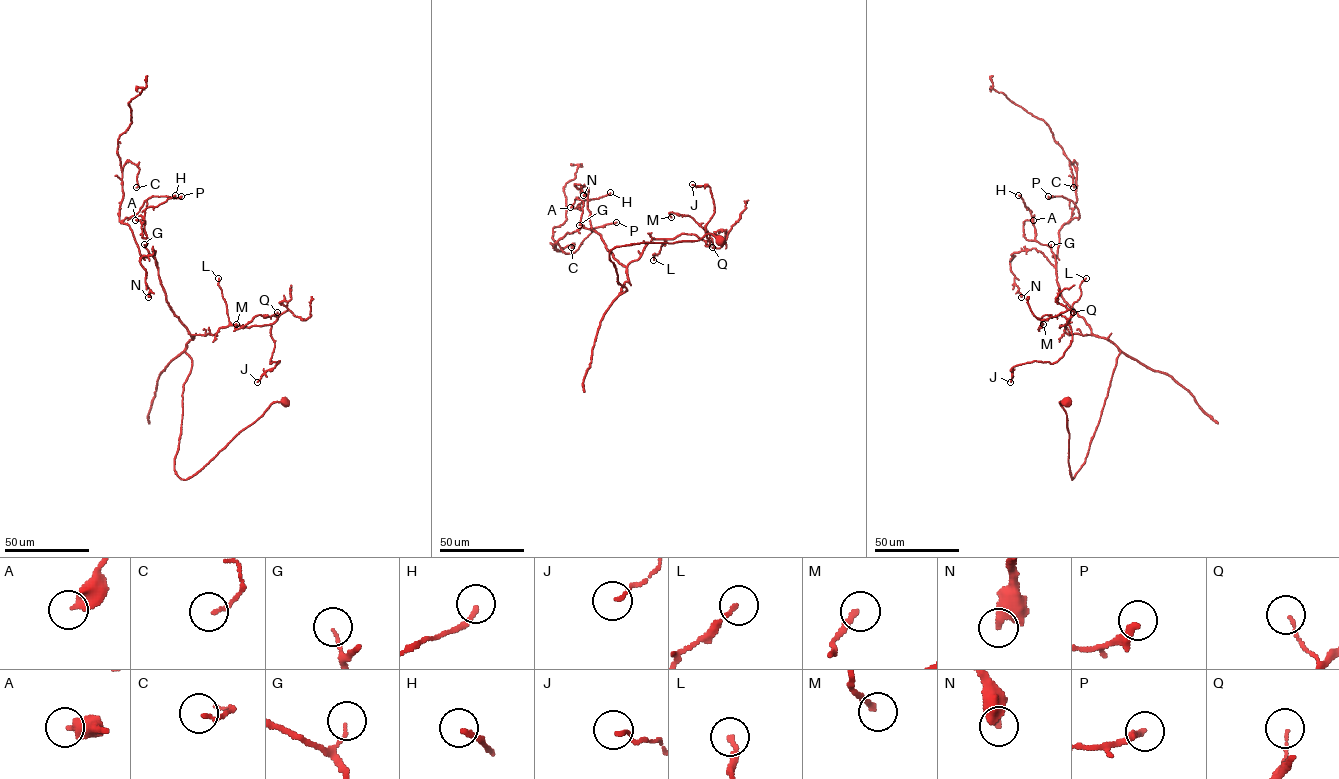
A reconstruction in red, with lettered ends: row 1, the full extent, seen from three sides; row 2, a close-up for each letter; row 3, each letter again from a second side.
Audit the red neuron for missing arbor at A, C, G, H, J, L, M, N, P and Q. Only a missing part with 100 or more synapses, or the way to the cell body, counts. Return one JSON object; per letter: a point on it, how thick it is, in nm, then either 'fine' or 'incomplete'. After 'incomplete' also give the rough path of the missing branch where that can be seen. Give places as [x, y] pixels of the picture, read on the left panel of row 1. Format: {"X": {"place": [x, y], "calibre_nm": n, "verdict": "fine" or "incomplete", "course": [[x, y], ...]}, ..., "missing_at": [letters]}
{"A": {"place": [135, 220], "calibre_nm": 420, "verdict": "fine"}, "C": {"place": [136, 187], "calibre_nm": 130, "verdict": "fine"}, "G": {"place": [144, 244], "calibre_nm": 100, "verdict": "fine"}, "H": {"place": [175, 195], "calibre_nm": 190, "verdict": "fine"}, "J": {"place": [257, 382], "calibre_nm": 120, "verdict": "fine"}, "L": {"place": [218, 278], "calibre_nm": 170, "verdict": "fine"}, "M": {"place": [236, 324], "calibre_nm": 180, "verdict": "fine"}, "N": {"place": [148, 297], "calibre_nm": 440, "verdict": "fine"}, "P": {"place": [181, 196], "calibre_nm": 300, "verdict": "fine"}, "Q": {"place": [277, 312], "calibre_nm": 100, "verdict": "fine"}, "missing_at": []}

